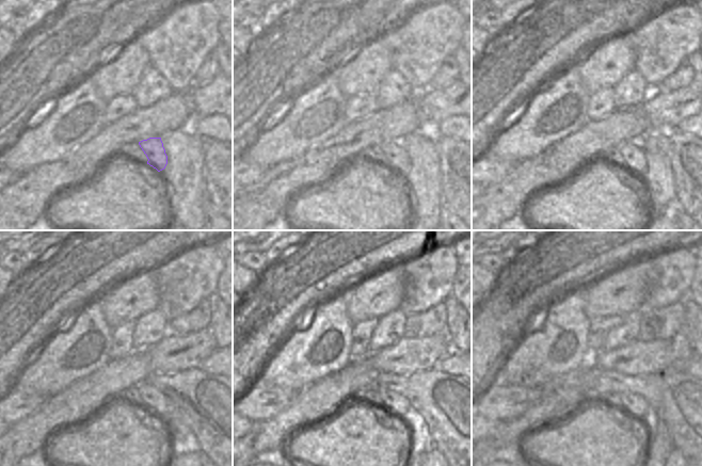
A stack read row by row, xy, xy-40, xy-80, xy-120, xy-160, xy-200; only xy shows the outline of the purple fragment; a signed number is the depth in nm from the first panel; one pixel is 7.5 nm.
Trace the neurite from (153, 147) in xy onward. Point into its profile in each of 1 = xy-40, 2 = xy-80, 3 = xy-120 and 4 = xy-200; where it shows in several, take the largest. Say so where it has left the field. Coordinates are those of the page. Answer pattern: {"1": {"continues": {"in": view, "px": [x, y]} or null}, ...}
{"1": {"continues": {"in": "xy-40", "px": [397, 158]}}, "2": {"continues": {"in": "xy-80", "px": [634, 158]}}, "3": {"continues": {"in": "xy-120", "px": [153, 399]}}, "4": {"continues": {"in": "xy-200", "px": [635, 405]}}}

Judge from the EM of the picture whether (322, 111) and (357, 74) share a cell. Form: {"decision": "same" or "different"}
{"decision": "different"}

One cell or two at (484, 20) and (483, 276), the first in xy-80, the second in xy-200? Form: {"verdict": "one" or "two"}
{"verdict": "two"}

